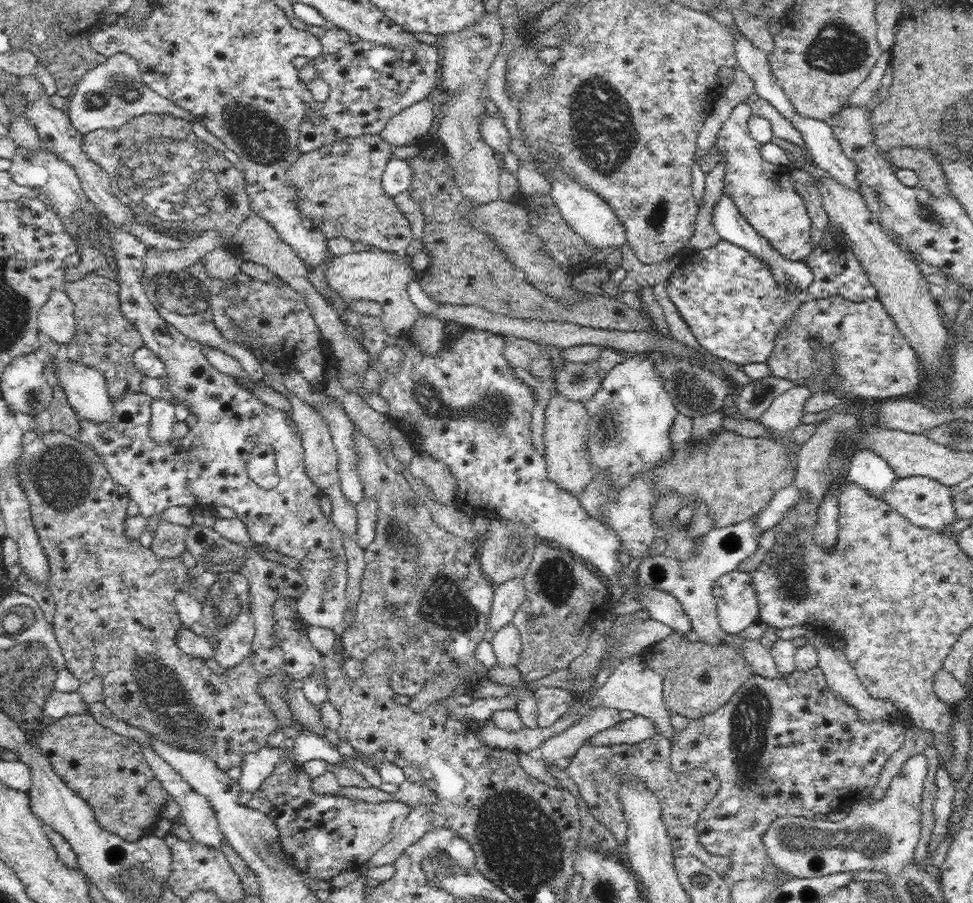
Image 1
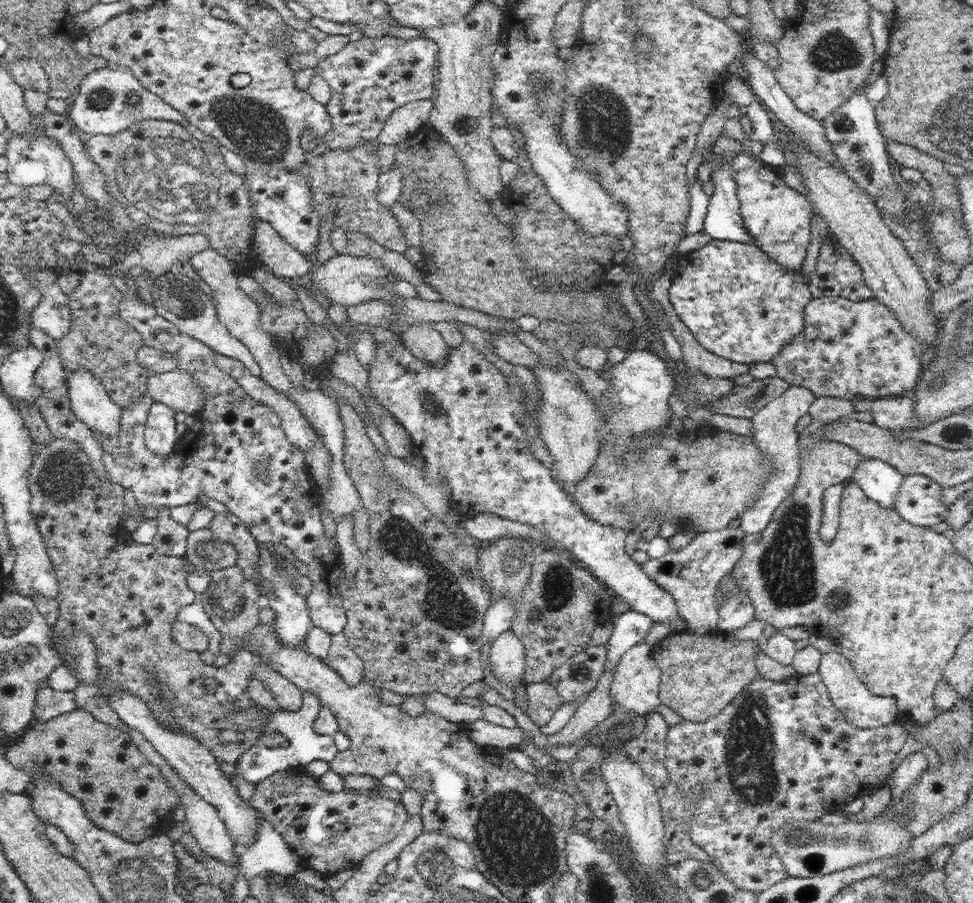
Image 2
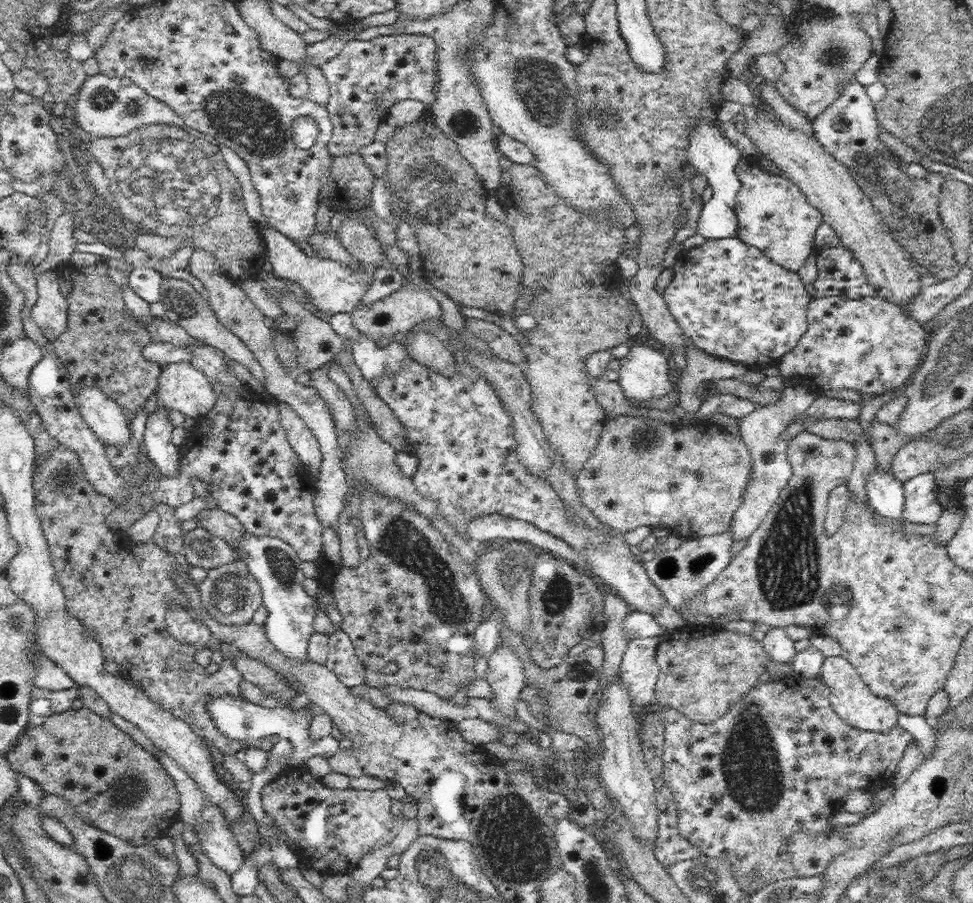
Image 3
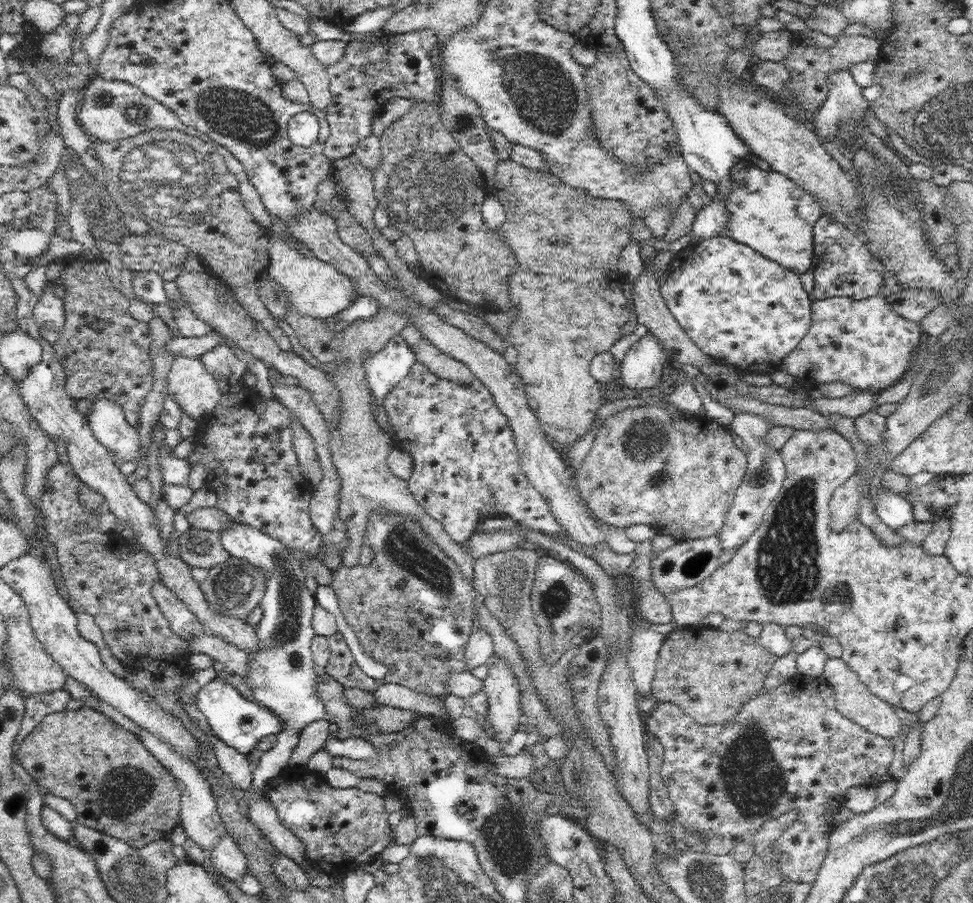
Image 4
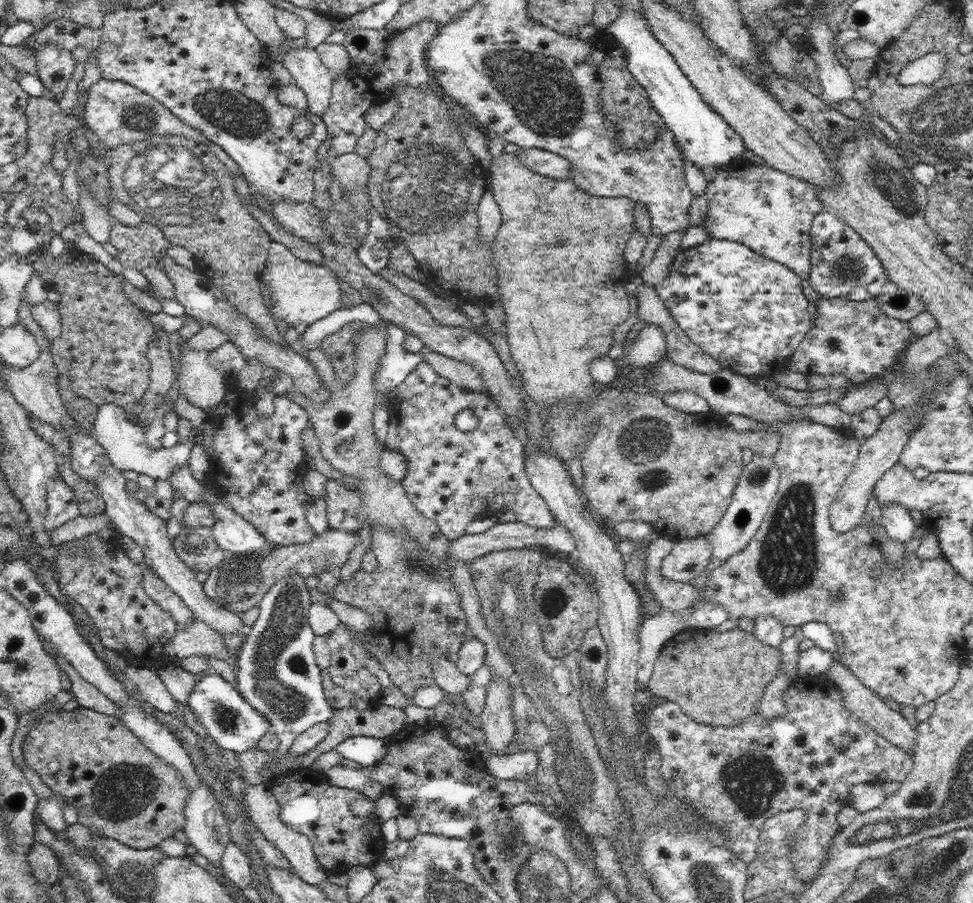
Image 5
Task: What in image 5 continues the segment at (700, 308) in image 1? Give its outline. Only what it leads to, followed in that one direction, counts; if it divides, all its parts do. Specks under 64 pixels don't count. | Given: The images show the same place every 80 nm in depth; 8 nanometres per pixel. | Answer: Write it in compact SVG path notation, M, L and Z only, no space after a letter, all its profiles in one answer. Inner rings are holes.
M709 238L702 244L689 247L679 251L674 257L670 265L669 275L664 279L662 284L659 284L655 289L659 297L664 301L667 309L671 312L673 319L680 325L681 330L684 330L687 336L693 343L698 344L704 349L704 352L712 355L720 364L722 369L730 369L735 373L743 374L750 379L761 377L772 377L779 372L783 372L787 368L787 360L796 352L798 345L804 340L806 334L810 331L812 326L813 317L808 315L809 301L804 296L803 280L795 273L792 272L785 264L780 264L771 258L762 256L754 252L749 246L740 244L726 239Z

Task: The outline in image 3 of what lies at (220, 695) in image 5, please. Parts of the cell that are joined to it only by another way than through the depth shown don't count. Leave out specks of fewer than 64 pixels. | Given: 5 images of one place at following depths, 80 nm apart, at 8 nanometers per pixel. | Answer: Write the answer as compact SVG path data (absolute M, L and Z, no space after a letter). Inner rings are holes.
M223 694L222 696L211 698L207 702L207 707L218 730L232 740L243 742L245 749L250 748L256 740L260 740L264 736L278 734L278 736L288 739L292 743L292 754L288 758L288 765L304 763L310 757L316 755L324 756L324 758L330 760L340 750L340 743L331 734L320 738L320 740L311 738L309 735L309 724L315 714L312 708L303 708L304 703L310 703L307 697L304 697L294 710L289 708L280 712L278 708L267 708L266 706L261 706L260 703L256 704L244 699L238 699L238 697L230 694Z

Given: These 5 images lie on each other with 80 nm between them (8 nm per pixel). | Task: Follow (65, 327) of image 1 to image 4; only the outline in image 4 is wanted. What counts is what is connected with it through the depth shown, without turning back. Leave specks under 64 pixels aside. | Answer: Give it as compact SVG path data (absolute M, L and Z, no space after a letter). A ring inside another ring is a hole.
M46 282L45 289L33 310L40 335L52 346L60 339L65 325L64 303L54 293L56 286L54 282Z

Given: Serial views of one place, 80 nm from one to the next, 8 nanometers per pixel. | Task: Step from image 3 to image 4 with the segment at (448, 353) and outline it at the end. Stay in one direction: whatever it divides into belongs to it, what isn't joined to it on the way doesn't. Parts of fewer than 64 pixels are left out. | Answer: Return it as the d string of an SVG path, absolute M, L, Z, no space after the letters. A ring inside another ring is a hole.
M424 338L420 344L412 348L412 351L414 351L416 362L422 363L440 379L448 379L452 382L458 382L460 385L468 386L475 378L467 365L440 351Z

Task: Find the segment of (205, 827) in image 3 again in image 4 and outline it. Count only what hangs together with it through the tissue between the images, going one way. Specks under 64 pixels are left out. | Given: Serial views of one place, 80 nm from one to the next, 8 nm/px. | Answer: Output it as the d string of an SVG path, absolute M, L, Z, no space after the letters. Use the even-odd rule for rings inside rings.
M227 832L218 840L218 844L206 854L213 866L229 880L238 880L247 870L245 854Z

